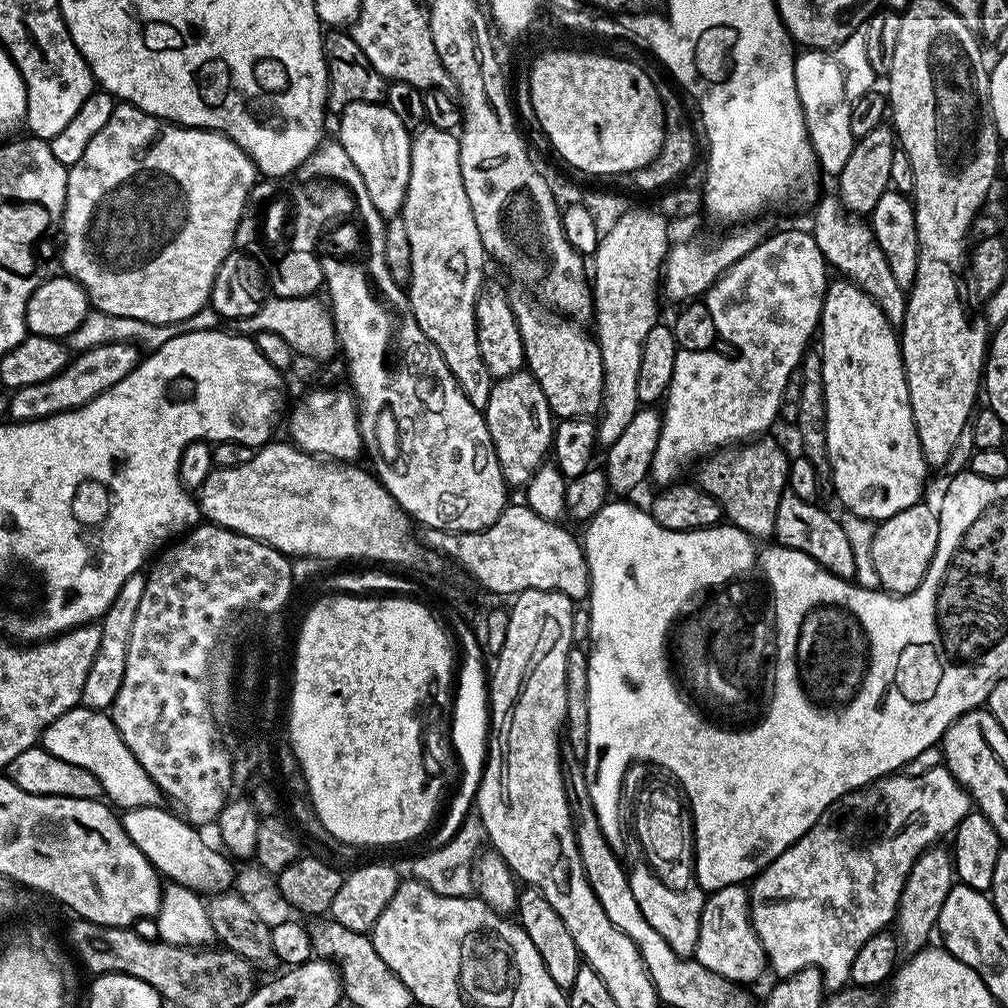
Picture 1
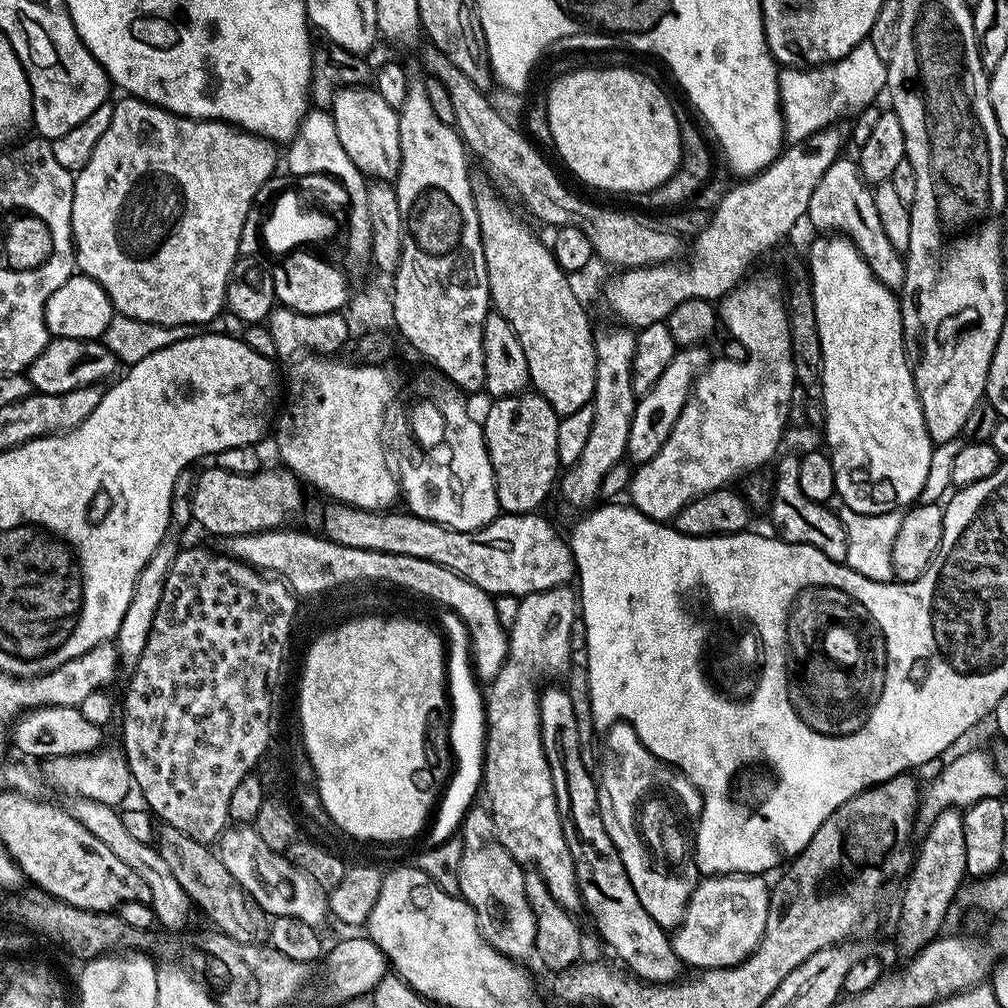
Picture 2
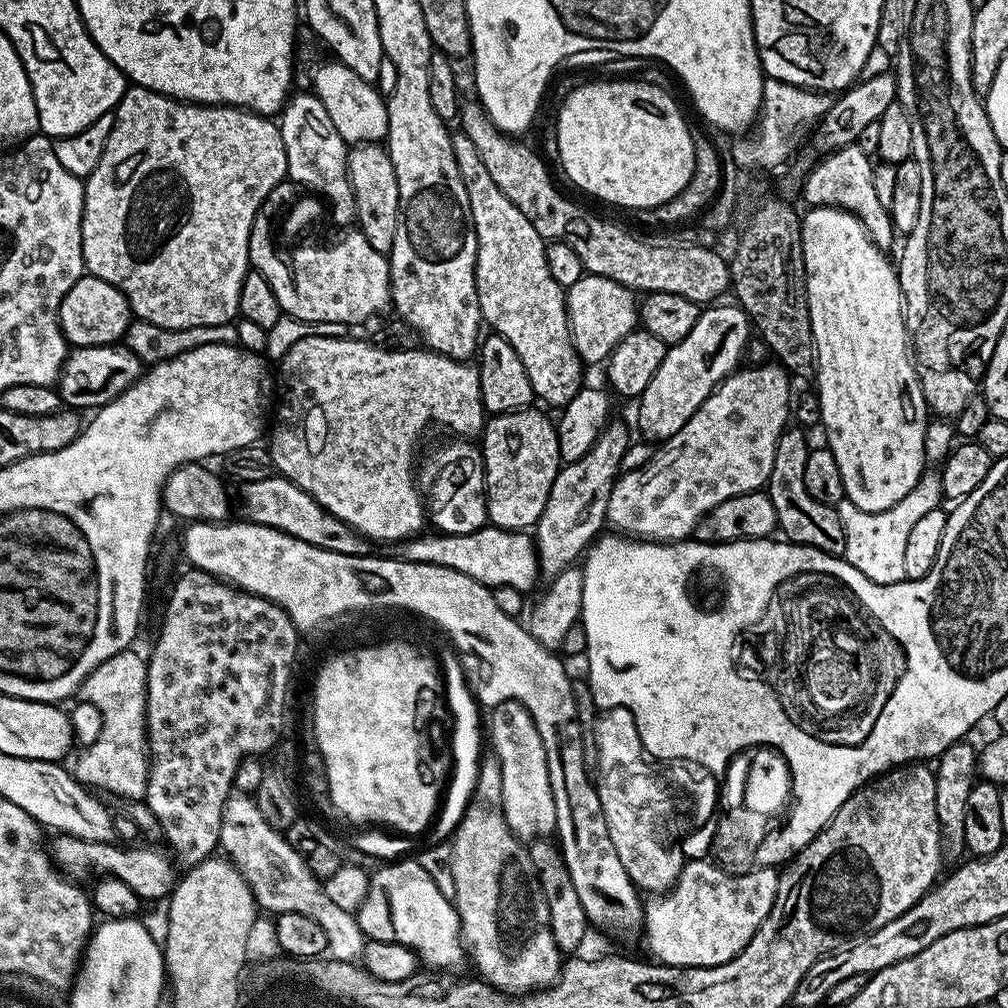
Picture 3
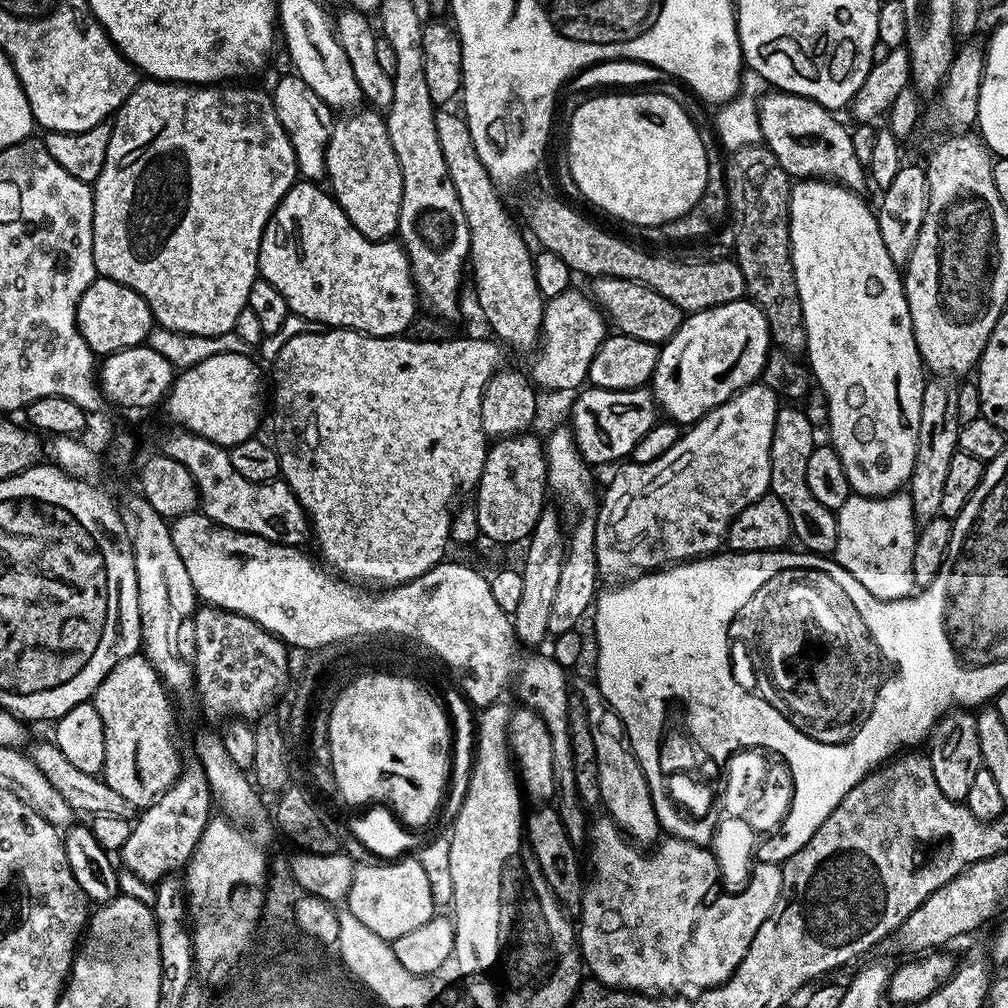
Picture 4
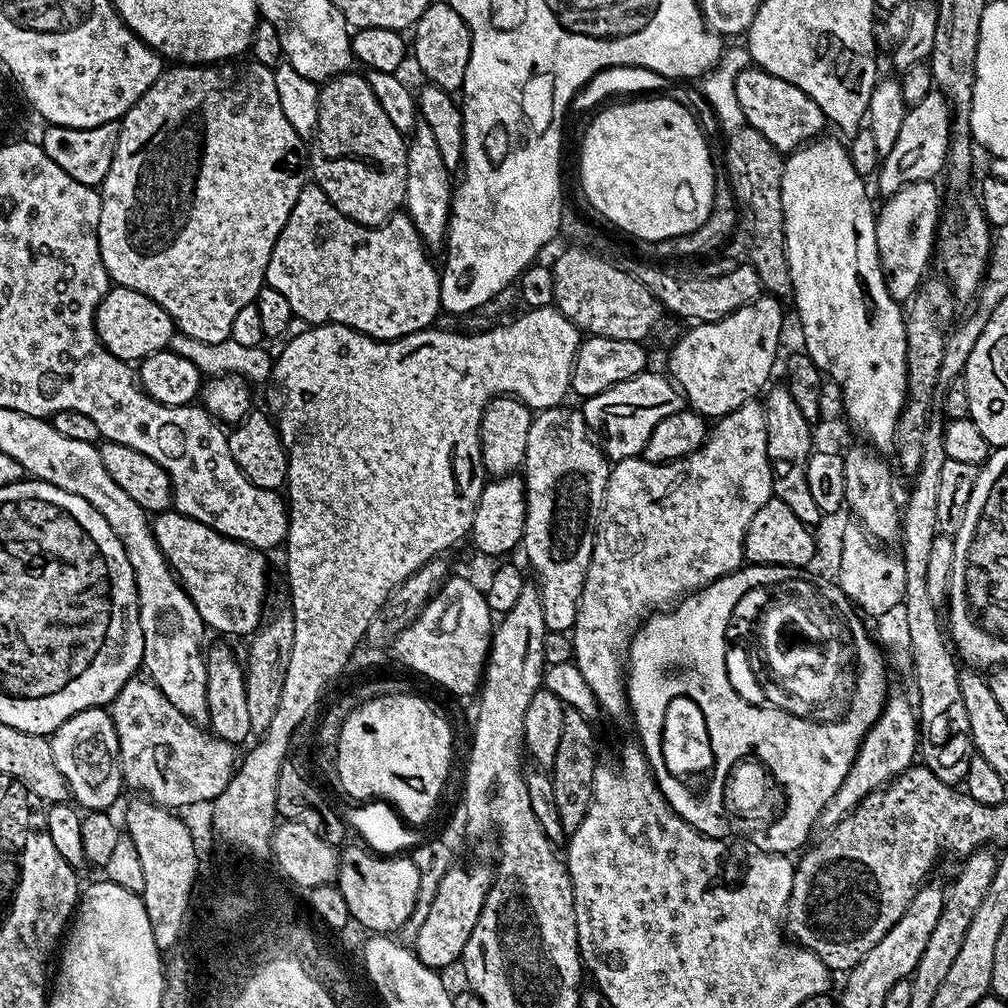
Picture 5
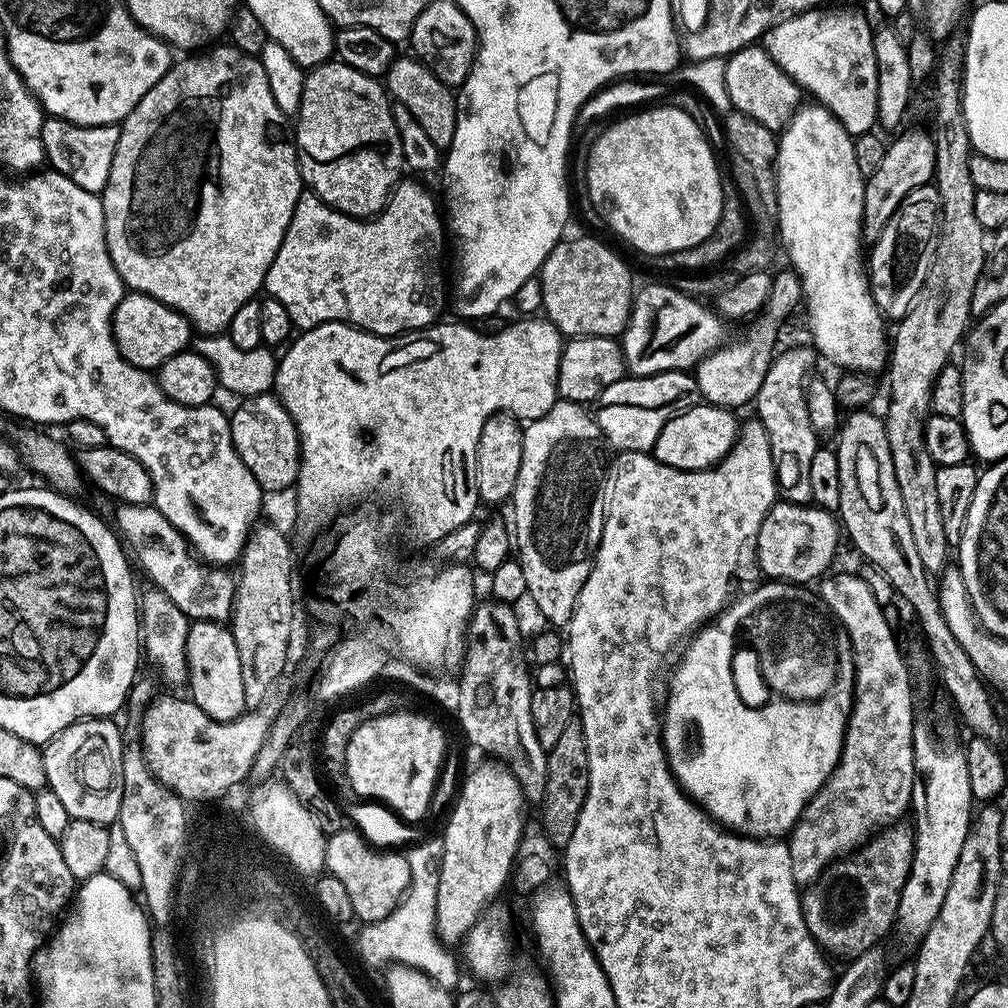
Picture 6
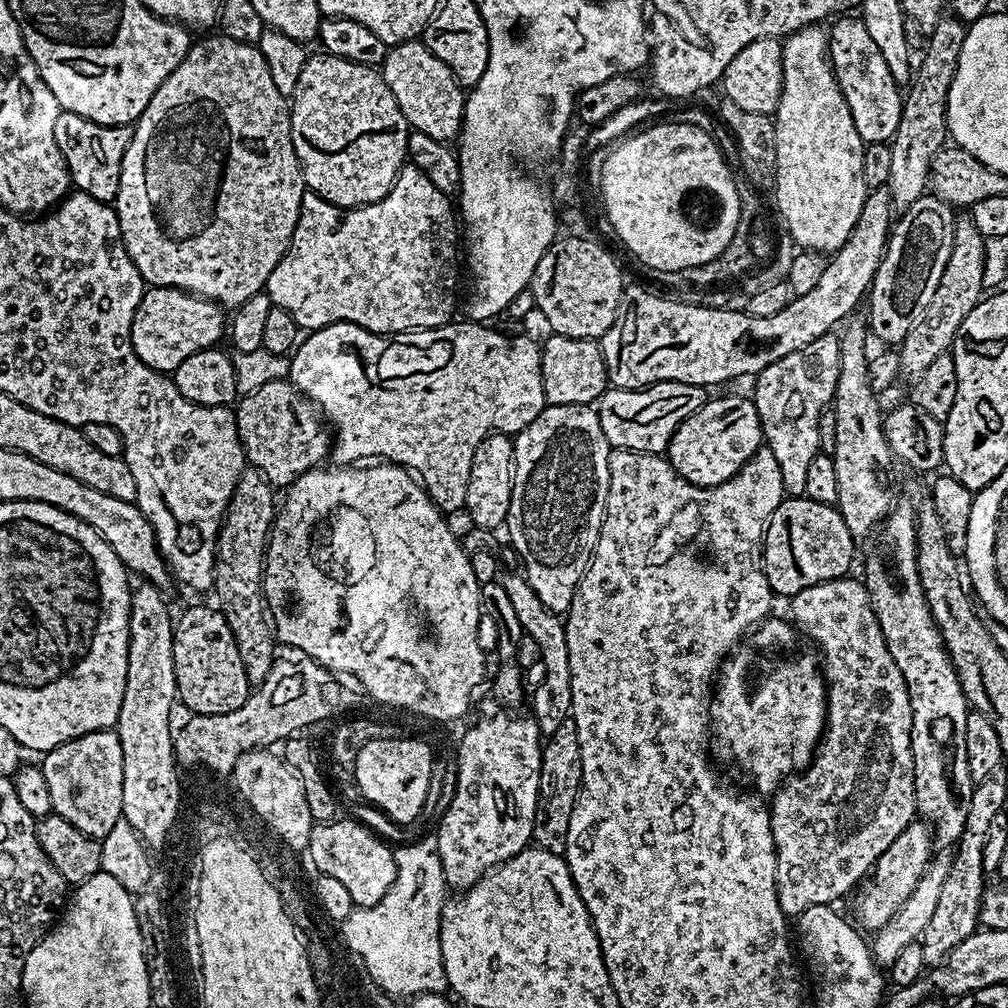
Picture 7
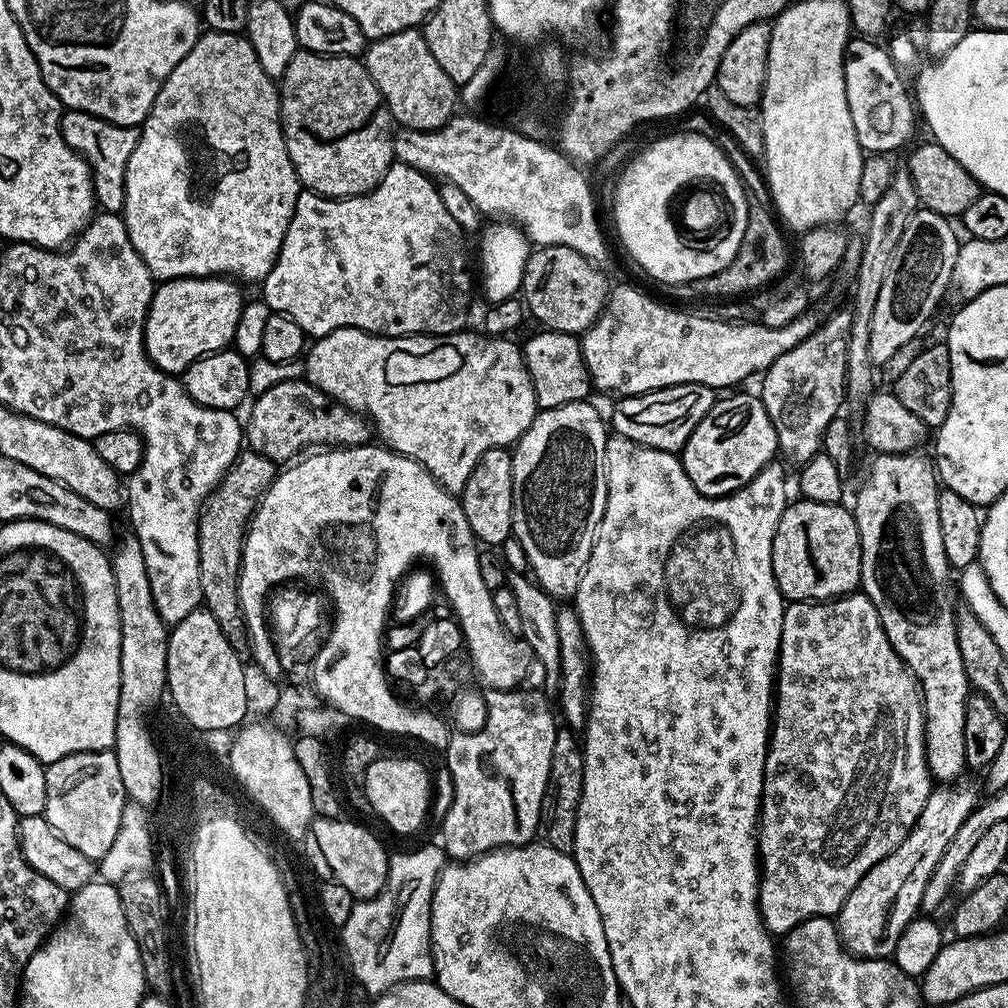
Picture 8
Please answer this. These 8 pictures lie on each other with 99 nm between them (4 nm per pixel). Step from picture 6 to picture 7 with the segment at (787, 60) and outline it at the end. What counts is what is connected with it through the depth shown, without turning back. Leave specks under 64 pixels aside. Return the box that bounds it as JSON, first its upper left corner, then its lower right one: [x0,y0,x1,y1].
[827,14,902,145]

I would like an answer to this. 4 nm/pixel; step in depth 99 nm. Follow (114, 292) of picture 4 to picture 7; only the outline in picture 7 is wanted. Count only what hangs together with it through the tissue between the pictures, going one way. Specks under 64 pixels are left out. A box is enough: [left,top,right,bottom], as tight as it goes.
[128,287,226,374]

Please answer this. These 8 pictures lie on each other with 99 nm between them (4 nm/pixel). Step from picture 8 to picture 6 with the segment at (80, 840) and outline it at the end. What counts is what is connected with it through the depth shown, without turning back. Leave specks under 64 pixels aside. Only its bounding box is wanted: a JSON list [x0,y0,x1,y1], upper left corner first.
[43,718,126,826]

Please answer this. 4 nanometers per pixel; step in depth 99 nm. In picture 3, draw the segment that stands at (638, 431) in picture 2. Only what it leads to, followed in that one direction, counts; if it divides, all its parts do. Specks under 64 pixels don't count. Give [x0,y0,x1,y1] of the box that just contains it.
[636,302,750,442]

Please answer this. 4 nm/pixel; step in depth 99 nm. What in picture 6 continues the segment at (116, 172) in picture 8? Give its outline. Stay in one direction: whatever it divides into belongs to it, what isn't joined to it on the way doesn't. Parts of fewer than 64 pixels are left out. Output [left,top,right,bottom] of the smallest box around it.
[42,118,120,194]

